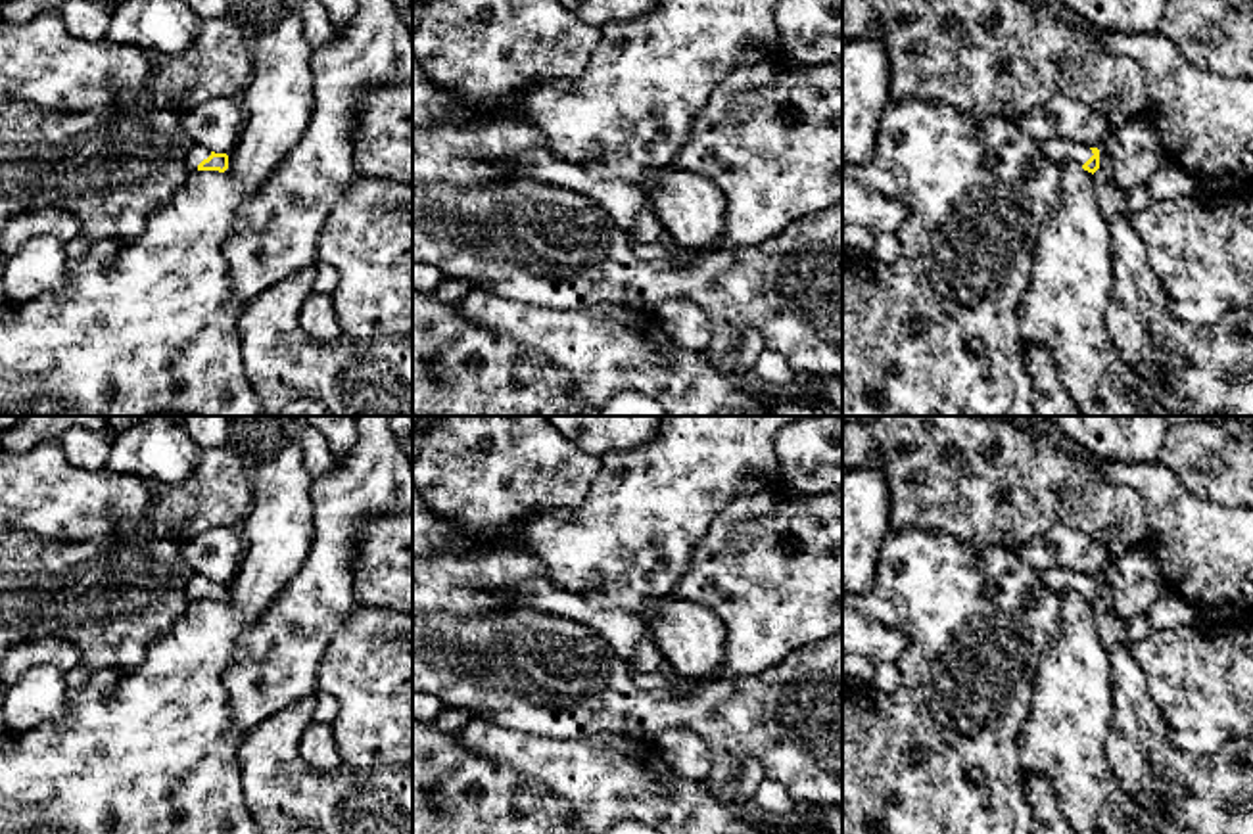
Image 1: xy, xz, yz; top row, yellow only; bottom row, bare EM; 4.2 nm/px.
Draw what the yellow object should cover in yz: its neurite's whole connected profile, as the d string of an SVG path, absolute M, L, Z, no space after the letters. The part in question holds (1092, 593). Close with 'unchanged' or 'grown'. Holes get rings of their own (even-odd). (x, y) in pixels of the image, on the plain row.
M1052 568L1040 571L1042 581L1057 594L1075 592L1088 602L1099 598L1099 579L1084 573L1075 573L1063 568Z; grown

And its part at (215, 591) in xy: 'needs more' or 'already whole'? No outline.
needs more

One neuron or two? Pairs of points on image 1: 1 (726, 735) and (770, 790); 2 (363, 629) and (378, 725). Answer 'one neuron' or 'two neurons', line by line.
1: two neurons
2: one neuron

